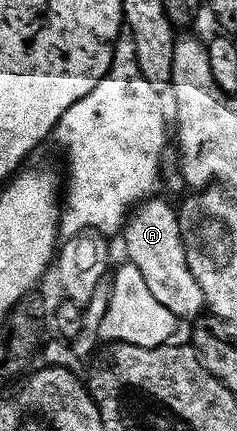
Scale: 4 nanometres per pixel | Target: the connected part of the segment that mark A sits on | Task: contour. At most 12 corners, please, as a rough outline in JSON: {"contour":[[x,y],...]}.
{"contour":[[144,200],[124,223],[126,258],[176,318],[198,318],[178,212]]}

